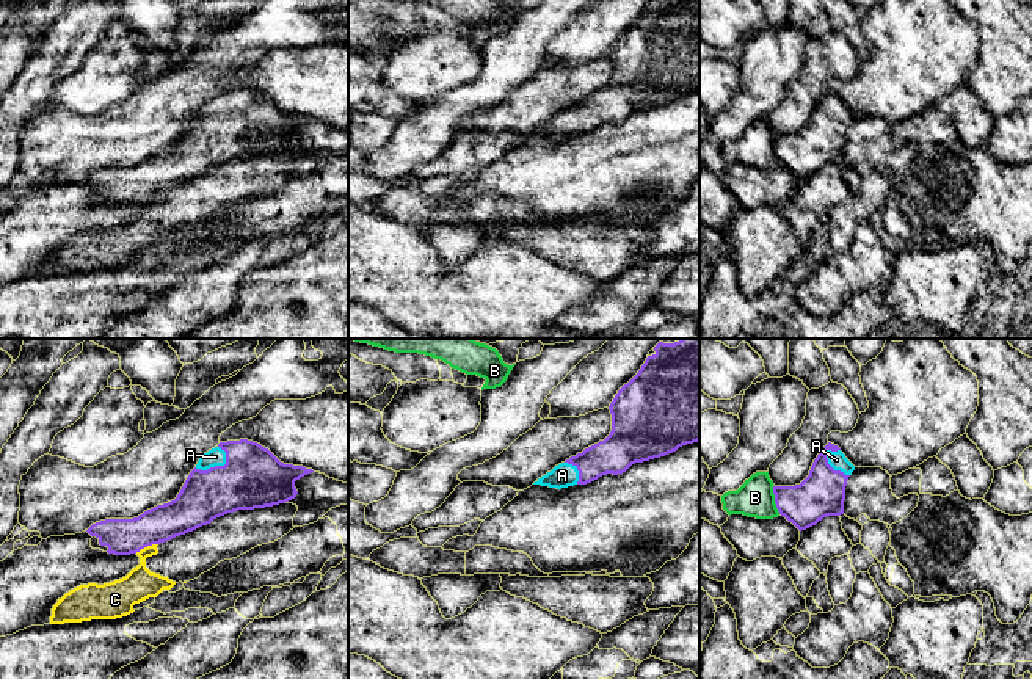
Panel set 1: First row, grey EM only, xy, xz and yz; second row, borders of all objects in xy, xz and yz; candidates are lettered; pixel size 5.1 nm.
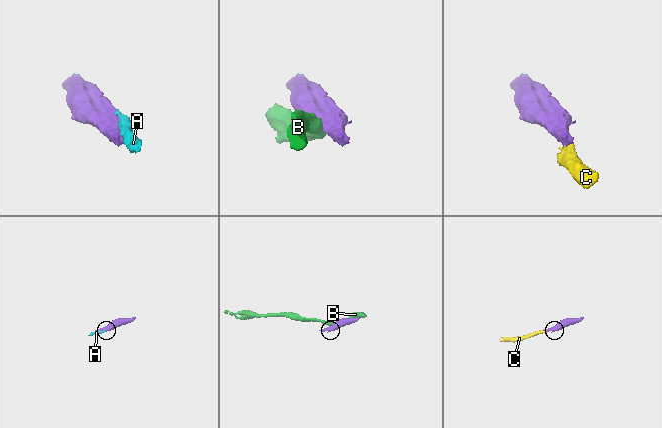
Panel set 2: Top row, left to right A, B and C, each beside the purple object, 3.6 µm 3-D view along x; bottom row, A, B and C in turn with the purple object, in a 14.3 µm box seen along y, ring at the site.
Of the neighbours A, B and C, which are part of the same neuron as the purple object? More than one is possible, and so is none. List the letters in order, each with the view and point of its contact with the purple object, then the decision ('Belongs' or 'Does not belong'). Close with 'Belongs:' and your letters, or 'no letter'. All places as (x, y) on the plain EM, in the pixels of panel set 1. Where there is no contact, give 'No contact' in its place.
A: Touches purple at xy (215, 115). Belongs
B: Touches purple at yz (775, 148). Does not belong
C: Touches purple at xy (146, 195). Does not belong
Belongs: A

